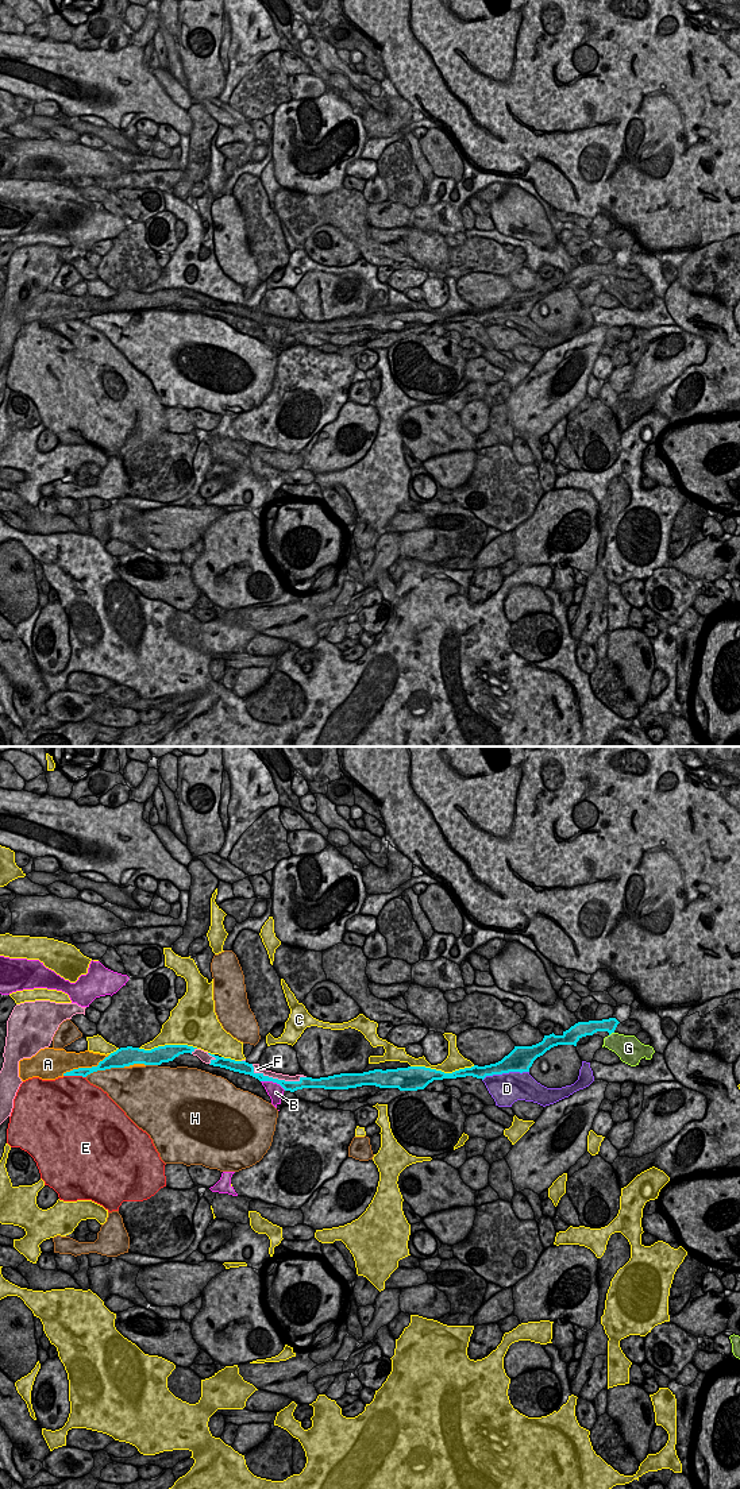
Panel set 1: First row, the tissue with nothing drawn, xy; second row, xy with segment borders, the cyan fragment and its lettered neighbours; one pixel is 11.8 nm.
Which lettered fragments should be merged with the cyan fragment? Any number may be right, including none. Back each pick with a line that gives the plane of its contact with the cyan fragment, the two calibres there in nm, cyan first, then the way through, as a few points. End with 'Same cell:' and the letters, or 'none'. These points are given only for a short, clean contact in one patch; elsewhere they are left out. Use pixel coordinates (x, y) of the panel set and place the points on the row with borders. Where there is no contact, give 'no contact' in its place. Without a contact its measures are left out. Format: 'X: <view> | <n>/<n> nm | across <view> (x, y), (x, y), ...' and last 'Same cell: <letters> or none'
Same cell: none

